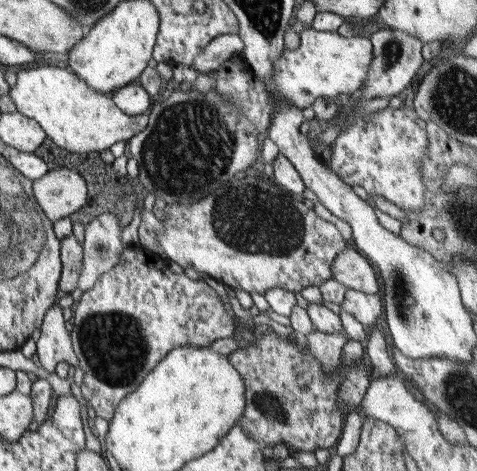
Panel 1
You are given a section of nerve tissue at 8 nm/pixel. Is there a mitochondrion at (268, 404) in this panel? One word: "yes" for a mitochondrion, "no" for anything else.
yes

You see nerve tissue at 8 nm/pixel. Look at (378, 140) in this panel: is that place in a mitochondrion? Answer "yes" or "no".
no

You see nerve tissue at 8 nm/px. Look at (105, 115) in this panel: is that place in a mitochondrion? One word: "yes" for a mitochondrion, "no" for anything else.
no

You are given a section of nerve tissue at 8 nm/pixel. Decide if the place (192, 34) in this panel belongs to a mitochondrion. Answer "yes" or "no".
no

